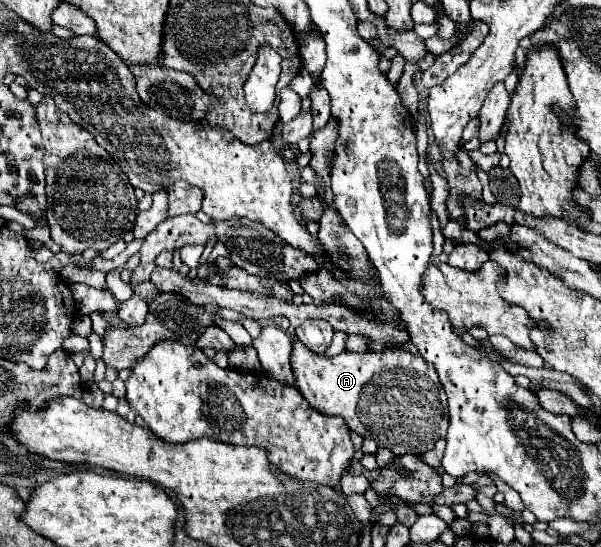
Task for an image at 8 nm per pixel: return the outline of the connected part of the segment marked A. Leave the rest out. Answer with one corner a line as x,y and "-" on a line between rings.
295,341
293,349
293,373
295,383
307,403
325,413
325,415
339,415
345,419
349,429
357,431
363,437
371,437
377,441
379,447
387,447
395,455
423,455
425,451
433,449
439,439
447,435
449,427
449,407
447,395
441,387
437,371
433,363
425,361
421,355
415,355
405,349
385,349
381,353
349,353
343,351
335,357
317,355
307,349
301,341

